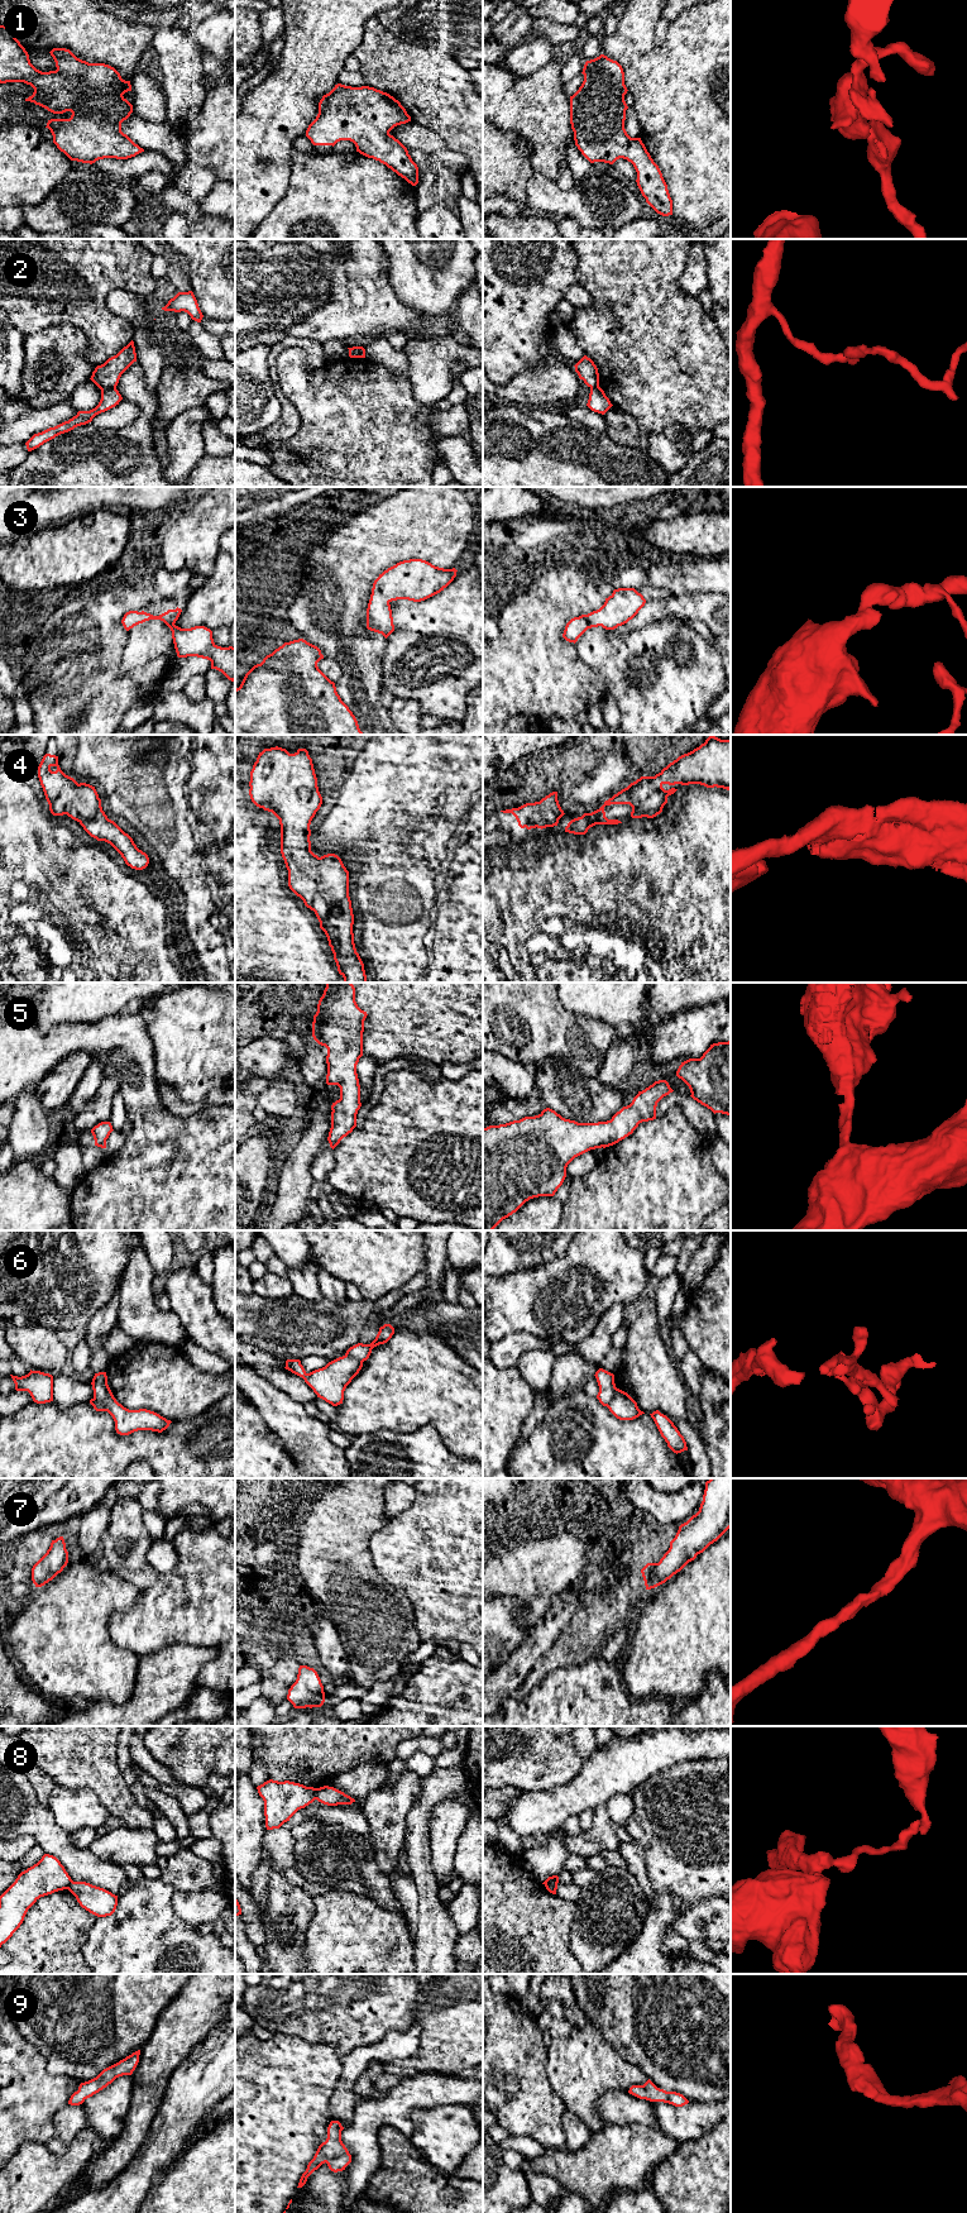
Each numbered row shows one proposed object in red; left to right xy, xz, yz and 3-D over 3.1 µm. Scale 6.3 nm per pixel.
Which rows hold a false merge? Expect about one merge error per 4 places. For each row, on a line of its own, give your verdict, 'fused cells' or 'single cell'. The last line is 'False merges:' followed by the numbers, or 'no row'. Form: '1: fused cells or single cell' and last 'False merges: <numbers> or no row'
1: single cell
2: fused cells
3: single cell
4: single cell
5: single cell
6: fused cells
7: single cell
8: fused cells
9: single cell
False merges: 2, 6, 8

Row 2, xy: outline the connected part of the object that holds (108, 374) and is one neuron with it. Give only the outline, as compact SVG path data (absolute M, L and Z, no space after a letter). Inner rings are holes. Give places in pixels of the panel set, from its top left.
M131 340L116 355L97 365L92 372L91 381L100 388L116 387L121 374L137 362L134 341Z

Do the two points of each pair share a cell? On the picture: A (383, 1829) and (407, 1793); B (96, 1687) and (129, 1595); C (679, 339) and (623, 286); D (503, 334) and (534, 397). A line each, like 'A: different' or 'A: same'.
A: same
B: same
C: same
D: different

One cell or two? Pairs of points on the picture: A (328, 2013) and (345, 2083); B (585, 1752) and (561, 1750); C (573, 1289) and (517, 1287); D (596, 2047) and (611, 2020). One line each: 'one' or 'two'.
A: two
B: two
C: one
D: two

